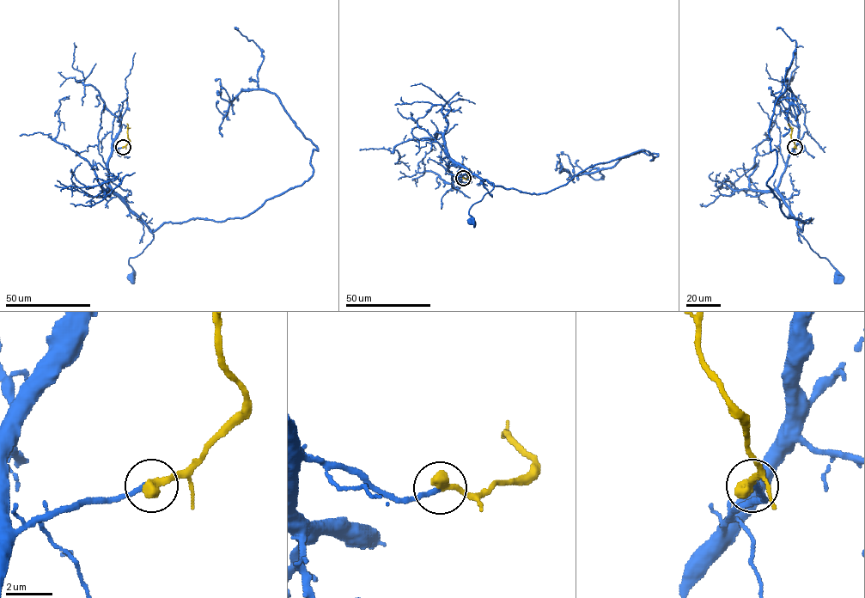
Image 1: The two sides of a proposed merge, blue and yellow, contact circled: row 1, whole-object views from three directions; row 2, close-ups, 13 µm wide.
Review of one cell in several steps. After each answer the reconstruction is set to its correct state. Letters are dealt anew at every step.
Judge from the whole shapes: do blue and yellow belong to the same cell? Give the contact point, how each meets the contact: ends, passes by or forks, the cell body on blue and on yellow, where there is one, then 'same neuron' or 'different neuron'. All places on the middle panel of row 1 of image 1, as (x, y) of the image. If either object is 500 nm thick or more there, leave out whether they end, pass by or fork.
at (463, 178); cell body of blue at (471, 221); no cell body on yellow; same neuron

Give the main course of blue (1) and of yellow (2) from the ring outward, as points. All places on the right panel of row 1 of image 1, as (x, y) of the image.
1: (794, 147), (777, 189), (795, 221), (799, 233), (810, 247), (836, 269), (837, 277)
2: (794, 147), (788, 124)

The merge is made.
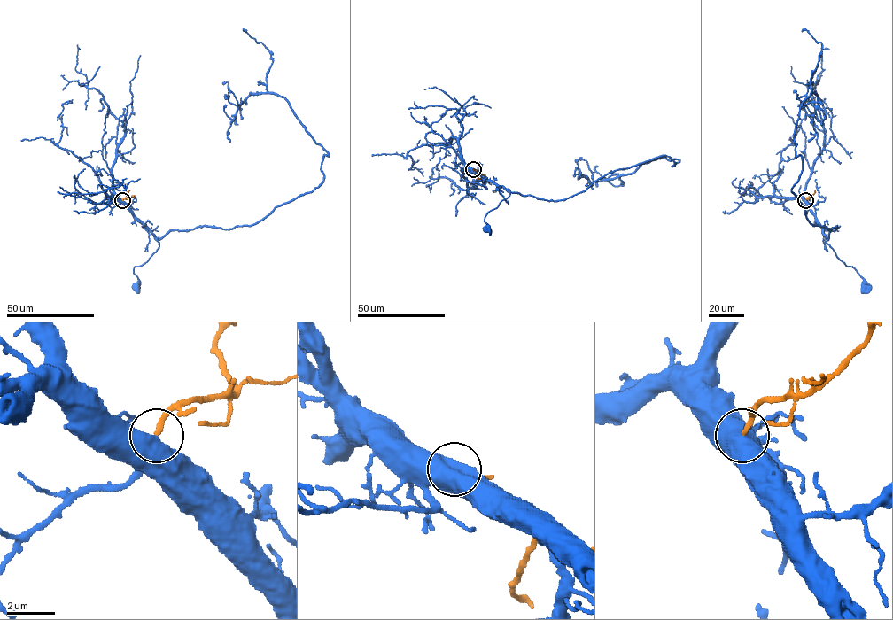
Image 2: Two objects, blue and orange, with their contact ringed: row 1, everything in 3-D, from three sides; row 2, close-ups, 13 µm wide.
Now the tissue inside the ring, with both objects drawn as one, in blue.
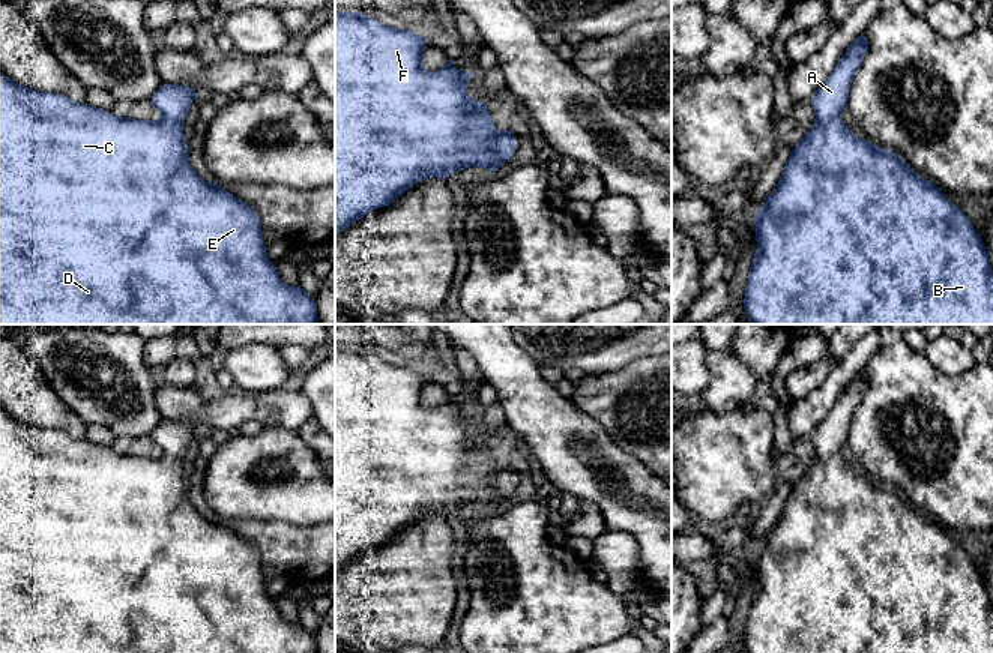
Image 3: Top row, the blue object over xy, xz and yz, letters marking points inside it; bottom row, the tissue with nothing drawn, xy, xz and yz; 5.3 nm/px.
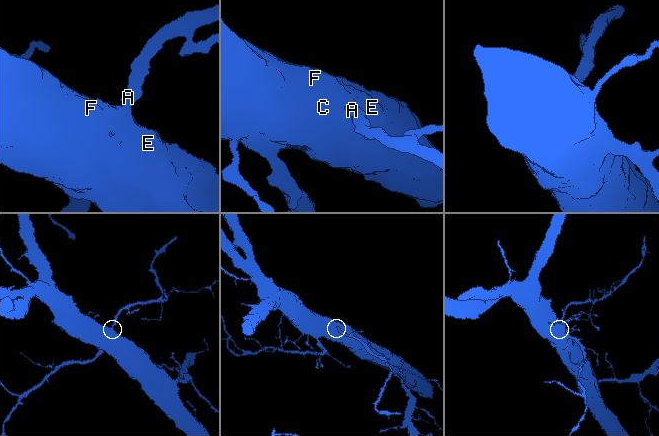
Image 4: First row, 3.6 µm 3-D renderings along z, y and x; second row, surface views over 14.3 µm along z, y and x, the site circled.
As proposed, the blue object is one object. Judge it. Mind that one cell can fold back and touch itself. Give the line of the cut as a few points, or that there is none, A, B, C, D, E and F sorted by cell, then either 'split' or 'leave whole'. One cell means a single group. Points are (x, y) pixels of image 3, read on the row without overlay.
no cut; A B C D E F; leave whole

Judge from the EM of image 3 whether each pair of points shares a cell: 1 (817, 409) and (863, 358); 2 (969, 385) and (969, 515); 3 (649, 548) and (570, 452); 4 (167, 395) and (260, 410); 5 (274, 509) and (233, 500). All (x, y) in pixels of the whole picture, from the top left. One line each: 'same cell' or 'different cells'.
1: same cell
2: same cell
3: same cell
4: same cell
5: same cell

